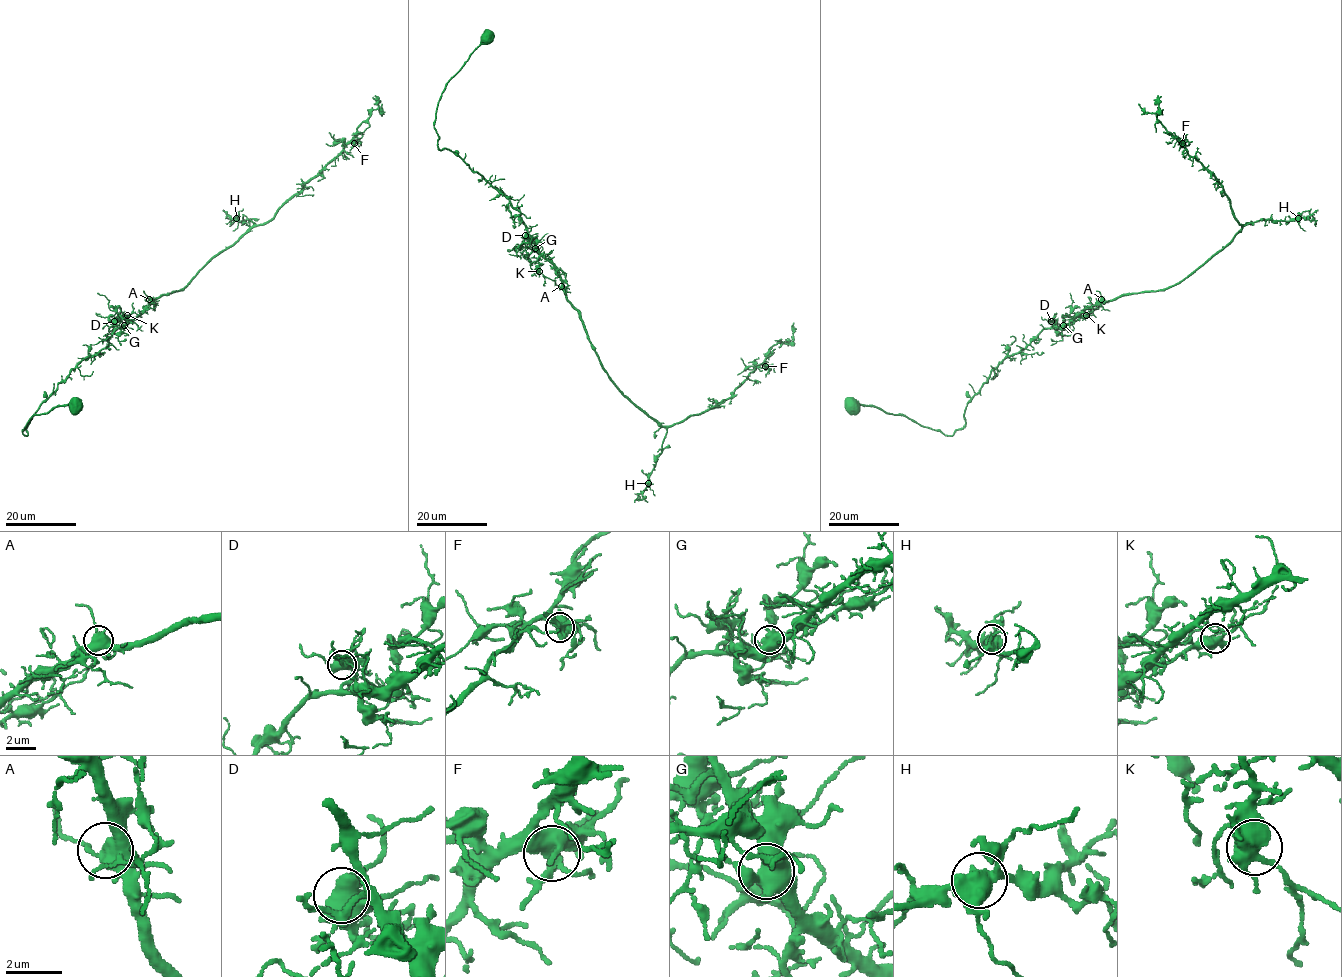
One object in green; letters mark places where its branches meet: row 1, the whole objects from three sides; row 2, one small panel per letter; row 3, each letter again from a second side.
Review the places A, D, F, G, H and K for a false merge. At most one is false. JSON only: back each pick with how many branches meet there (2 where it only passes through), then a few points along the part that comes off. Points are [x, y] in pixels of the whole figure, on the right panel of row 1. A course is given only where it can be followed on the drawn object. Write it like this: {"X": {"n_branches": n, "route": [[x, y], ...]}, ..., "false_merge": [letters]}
{"false_merge": []}

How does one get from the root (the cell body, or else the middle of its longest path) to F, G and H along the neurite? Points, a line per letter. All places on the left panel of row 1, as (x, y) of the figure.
F: (74, 407), (36, 414), (22, 433), (57, 385), (103, 349), (116, 328), (156, 298), (180, 290), (353, 143)
G: (74, 407), (58, 405), (36, 414), (22, 433), (27, 435), (30, 417), (69, 373), (103, 349), (124, 325)
H: (74, 407), (36, 414), (22, 433), (116, 328), (180, 290), (255, 225), (236, 218)

